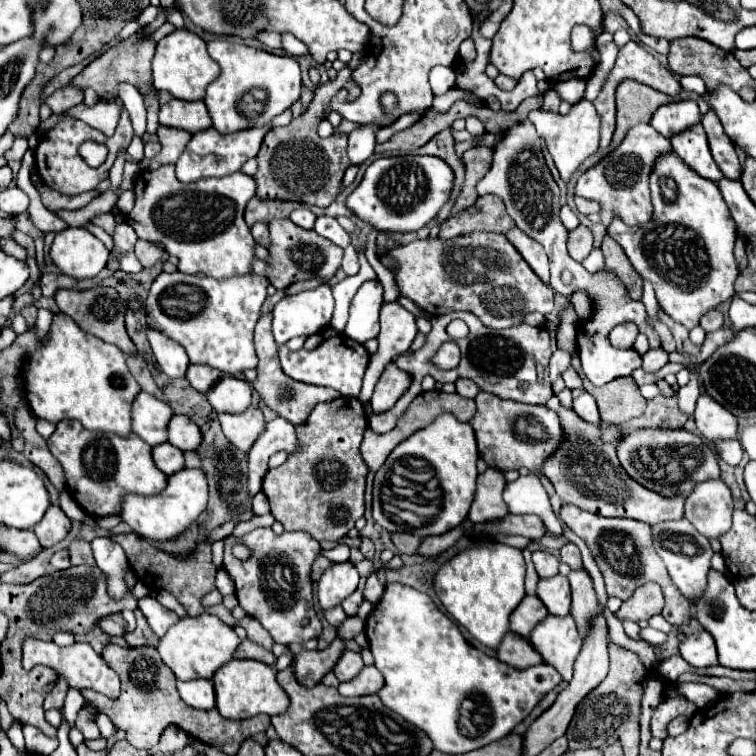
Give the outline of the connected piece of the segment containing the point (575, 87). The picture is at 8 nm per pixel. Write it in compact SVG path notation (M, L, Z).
M567 80L567 82L561 82L559 84L559 90L561 90L561 100L567 100L567 102L579 102L583 98L583 92L585 92L585 80Z

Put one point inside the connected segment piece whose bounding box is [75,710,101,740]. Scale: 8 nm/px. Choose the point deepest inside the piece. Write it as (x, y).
(88, 727)

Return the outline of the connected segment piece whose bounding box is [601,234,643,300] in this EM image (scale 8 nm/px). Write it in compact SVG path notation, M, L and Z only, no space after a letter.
M605 234L603 238L603 256L605 256L605 266L601 270L609 270L609 272L615 272L617 278L623 282L625 288L629 288L629 298L635 298L635 300L641 300L641 294L643 294L643 288L641 288L641 276L635 272L635 268L631 266L631 262L627 260L623 248L609 236Z

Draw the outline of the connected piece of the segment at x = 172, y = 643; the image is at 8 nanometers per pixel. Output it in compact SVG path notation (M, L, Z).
M199 614L195 618L185 616L175 626L171 626L167 634L159 640L157 650L161 654L161 660L173 670L177 680L193 680L193 678L211 680L217 668L221 668L225 662L233 658L233 652L239 646L239 642L241 640L235 634L235 630L223 624L217 616Z

